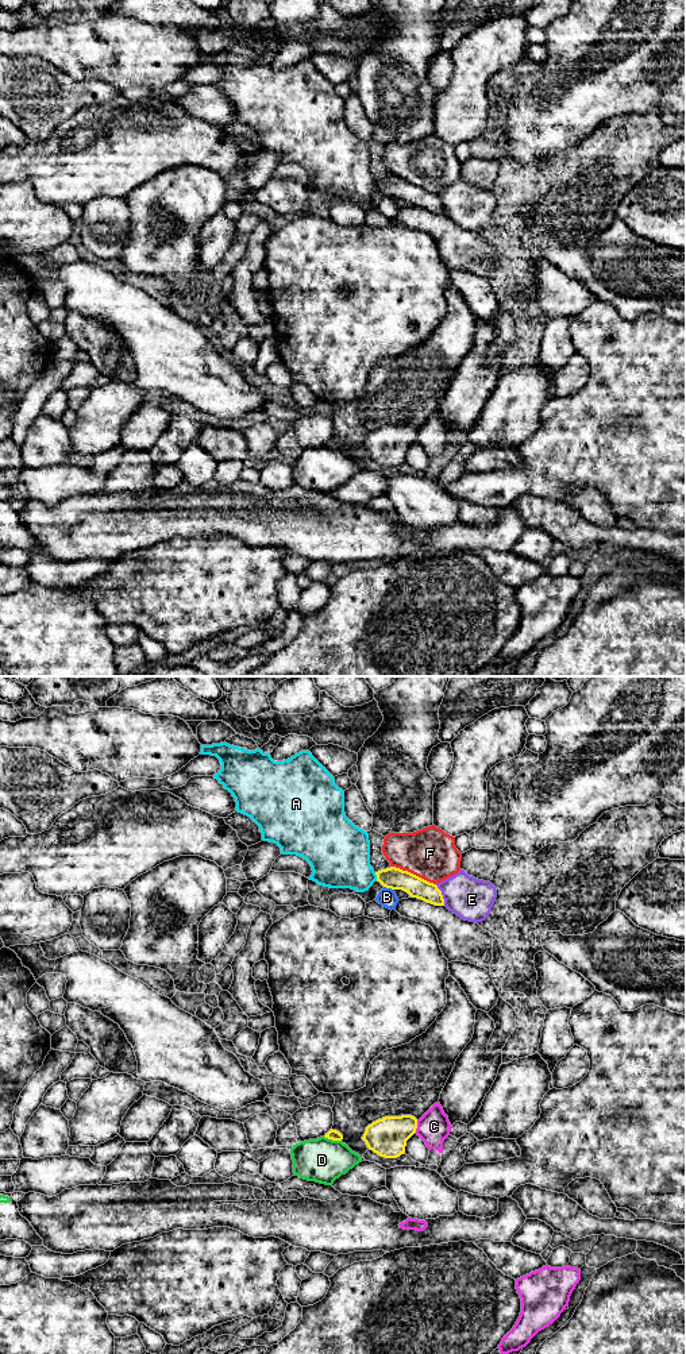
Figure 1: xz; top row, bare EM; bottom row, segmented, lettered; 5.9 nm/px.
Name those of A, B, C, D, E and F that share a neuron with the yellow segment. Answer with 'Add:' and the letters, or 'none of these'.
Add: none of these

